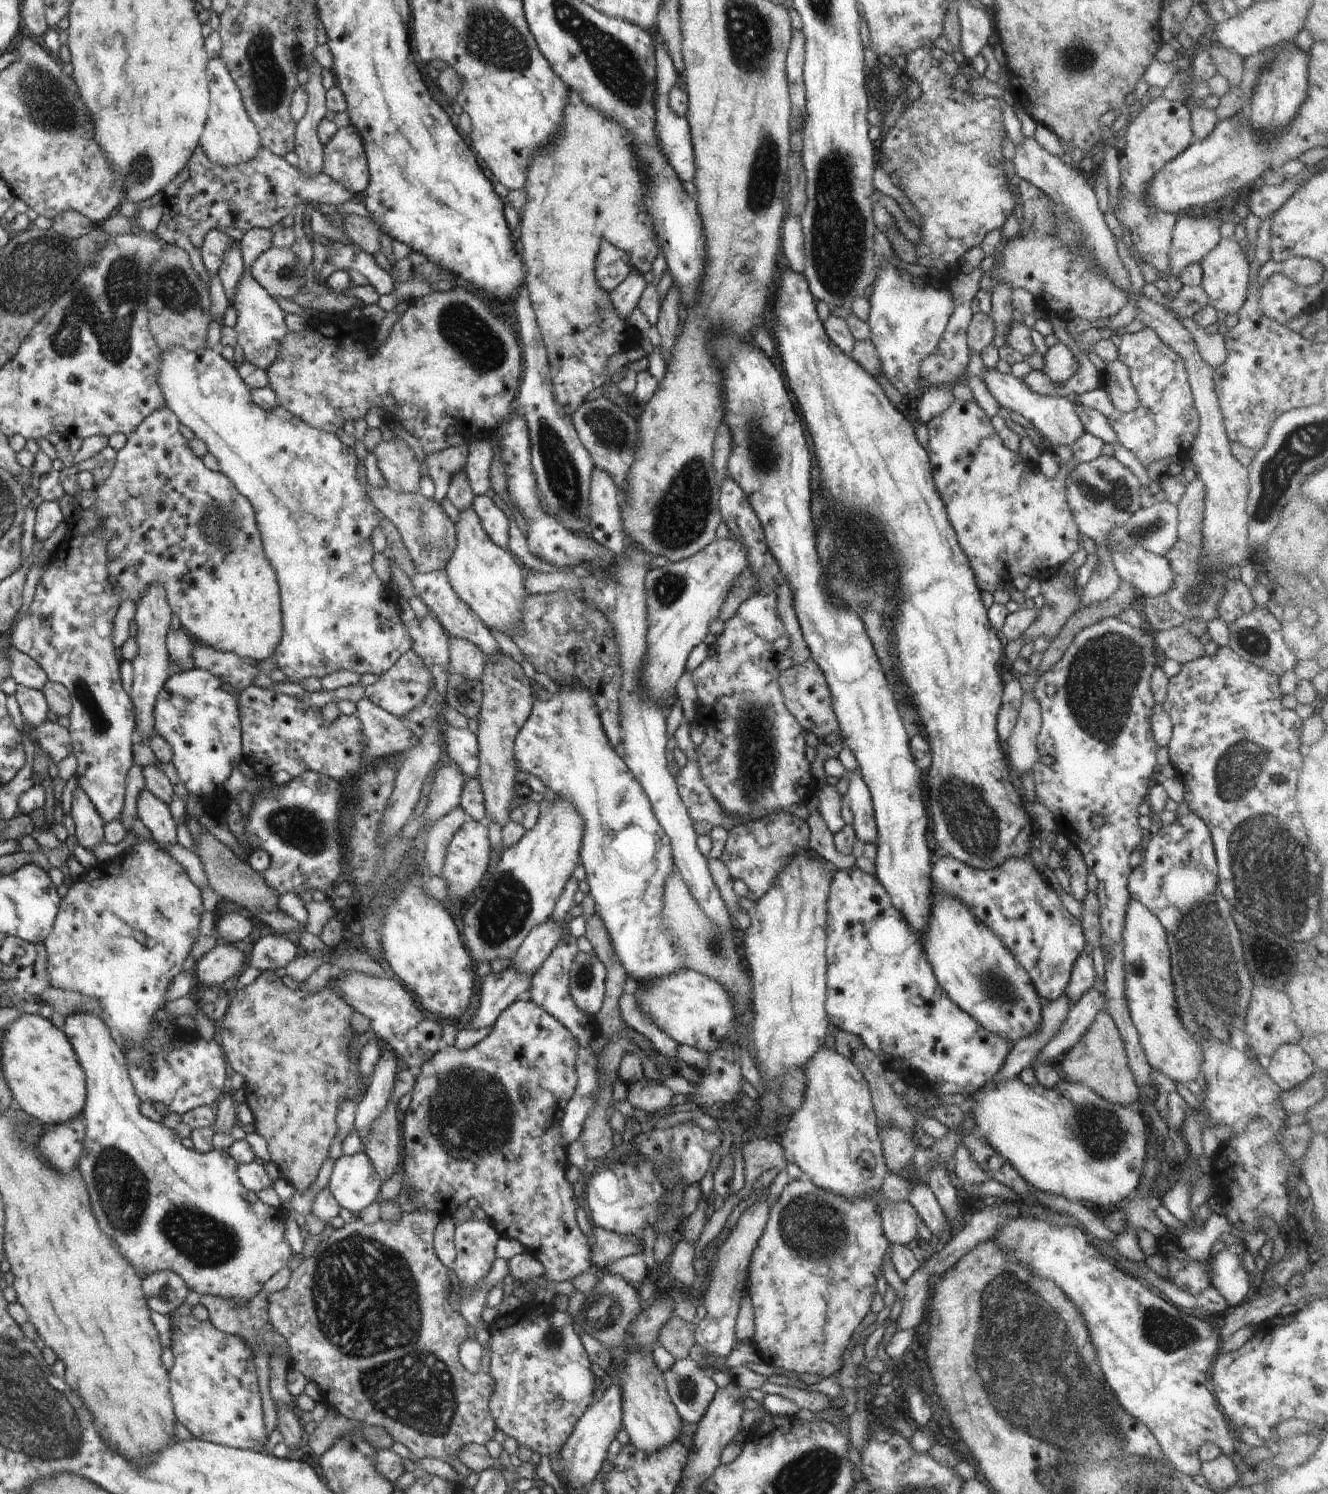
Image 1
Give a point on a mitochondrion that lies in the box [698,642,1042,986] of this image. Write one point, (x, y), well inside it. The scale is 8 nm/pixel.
(756, 735)

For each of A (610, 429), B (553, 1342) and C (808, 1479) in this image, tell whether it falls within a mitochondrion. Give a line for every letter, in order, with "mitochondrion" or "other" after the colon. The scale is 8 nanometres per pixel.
A: mitochondrion
B: mitochondrion
C: mitochondrion

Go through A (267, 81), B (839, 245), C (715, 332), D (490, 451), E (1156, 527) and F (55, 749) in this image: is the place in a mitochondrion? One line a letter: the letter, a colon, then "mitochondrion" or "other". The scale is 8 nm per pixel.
A: mitochondrion
B: mitochondrion
C: other
D: other
E: mitochondrion
F: other

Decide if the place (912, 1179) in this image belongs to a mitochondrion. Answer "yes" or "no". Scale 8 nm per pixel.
no

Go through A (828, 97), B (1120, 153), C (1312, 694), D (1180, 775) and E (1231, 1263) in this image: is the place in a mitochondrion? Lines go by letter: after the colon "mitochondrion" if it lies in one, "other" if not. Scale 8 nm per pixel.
A: other
B: other
C: other
D: other
E: other

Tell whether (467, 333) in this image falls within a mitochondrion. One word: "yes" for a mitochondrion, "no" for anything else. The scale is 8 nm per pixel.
yes

